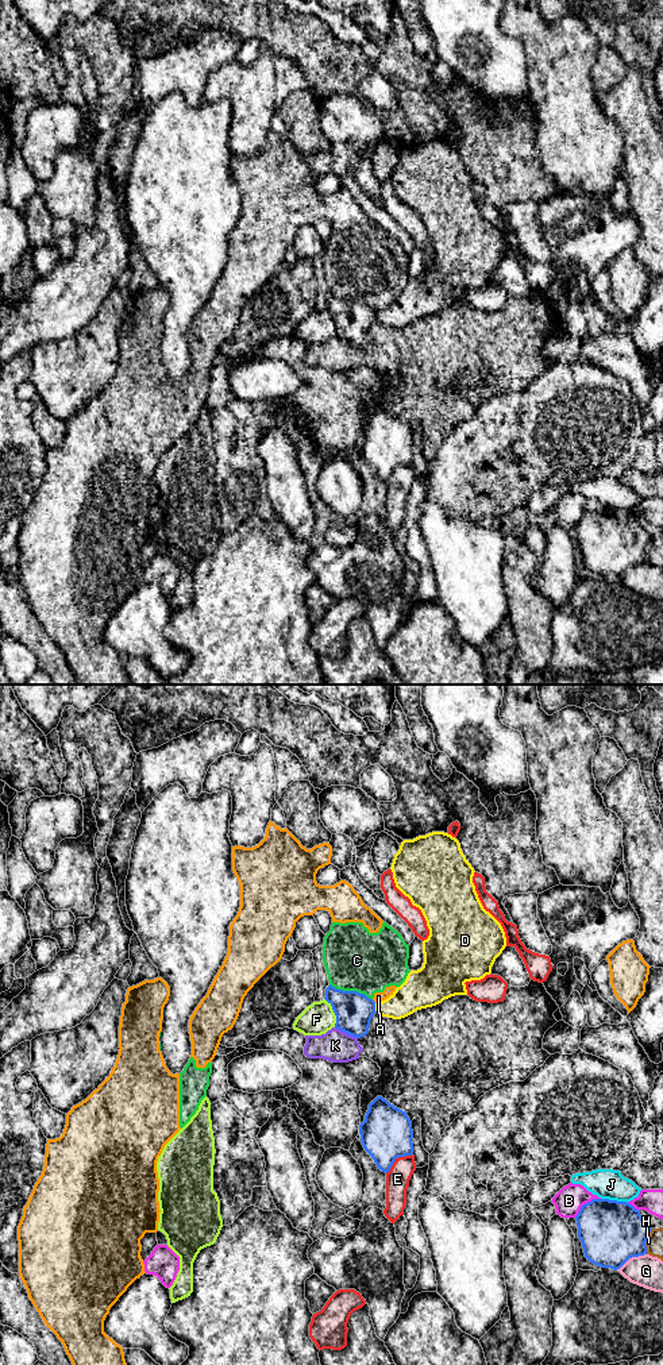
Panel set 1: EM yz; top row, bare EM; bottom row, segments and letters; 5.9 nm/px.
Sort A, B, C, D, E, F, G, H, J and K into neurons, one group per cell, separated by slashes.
A C / B J / D / E / F / G H / K

